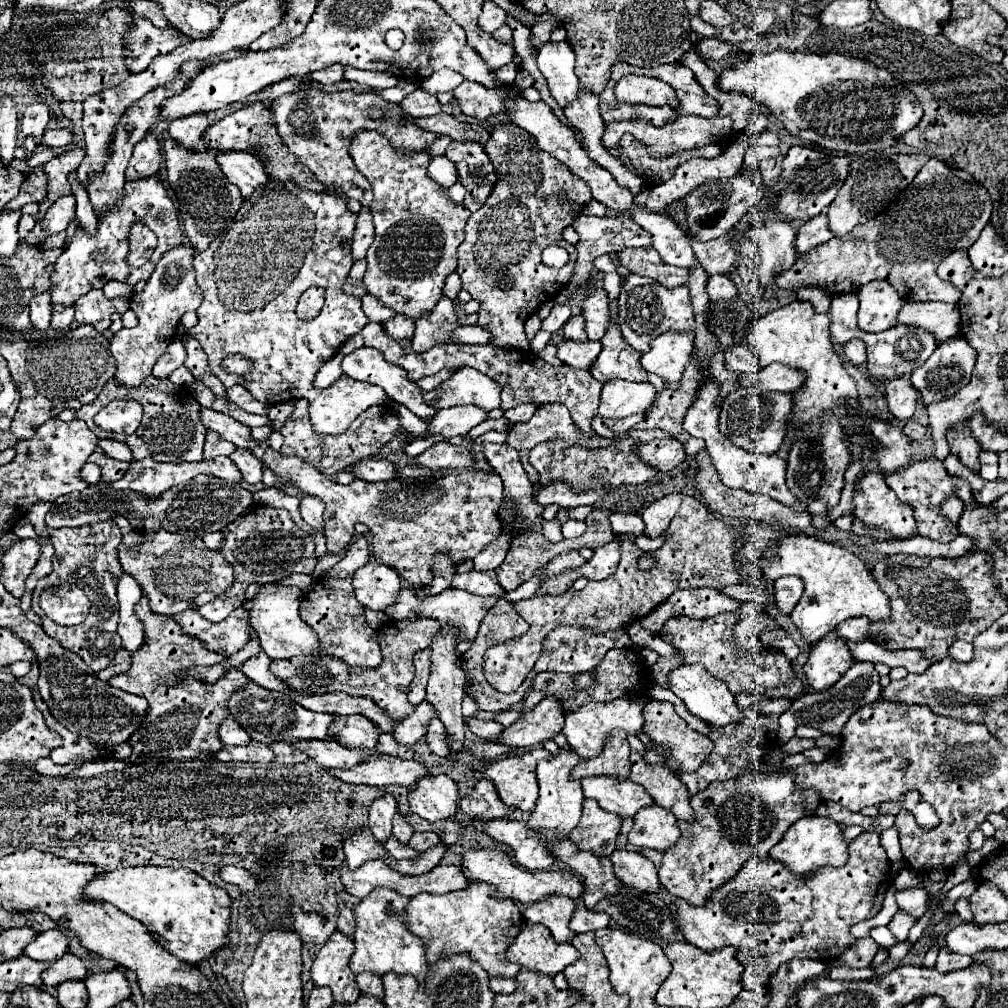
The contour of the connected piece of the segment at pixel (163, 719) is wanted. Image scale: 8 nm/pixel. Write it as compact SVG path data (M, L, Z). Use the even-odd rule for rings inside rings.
M147 596L139 600L135 612L145 624L145 644L141 650L133 652L133 664L129 672L109 680L111 686L145 696L149 702L141 728L137 728L137 732L127 740L127 744L133 744L133 756L151 756L153 752L159 752L159 756L183 760L211 758L213 752L223 748L217 728L221 720L229 718L229 696L233 696L237 688L243 688L251 680L245 678L237 668L229 668L229 672L217 680L217 684L201 684L201 680L193 680L193 674L185 676L185 672L193 670L195 666L213 666L225 662L225 656L207 650L201 640L185 636L173 618L155 614L149 608ZM167 678L175 678L175 684L167 686Z

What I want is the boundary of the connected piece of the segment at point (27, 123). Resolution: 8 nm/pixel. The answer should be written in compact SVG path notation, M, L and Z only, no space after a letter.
M33 102L31 106L25 108L23 118L21 118L21 130L27 136L37 138L37 146L41 144L41 132L45 132L49 122L49 108L45 102Z

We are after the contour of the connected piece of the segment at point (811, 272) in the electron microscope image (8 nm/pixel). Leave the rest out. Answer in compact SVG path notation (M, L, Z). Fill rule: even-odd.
M931 158L915 176L915 180L899 194L899 198L881 212L881 216L875 216L873 220L859 224L853 228L851 234L843 238L831 238L829 242L809 250L805 256L801 256L793 268L777 274L775 284L781 290L795 292L801 286L807 288L821 288L829 296L837 294L849 294L857 292L861 286L869 284L871 280L887 280L903 300L915 300L915 302L925 302L925 300L939 300L939 302L957 302L961 298L961 292L951 284L941 280L935 270L943 258L947 258L953 250L959 248L971 248L973 242L979 238L981 230L989 224L991 218L991 198L987 190L973 180L971 174L963 170L953 170L947 164L943 164L937 158Z

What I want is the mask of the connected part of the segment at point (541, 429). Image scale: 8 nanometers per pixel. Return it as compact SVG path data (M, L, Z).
M547 404L547 406L539 406L529 422L515 424L509 430L507 444L519 452L521 464L529 476L529 450L535 444L545 440L555 440L557 436L569 440L569 444L581 444L589 449L609 446L614 442L613 439L598 434L591 438L584 437L580 430L575 430L569 410L563 404Z

